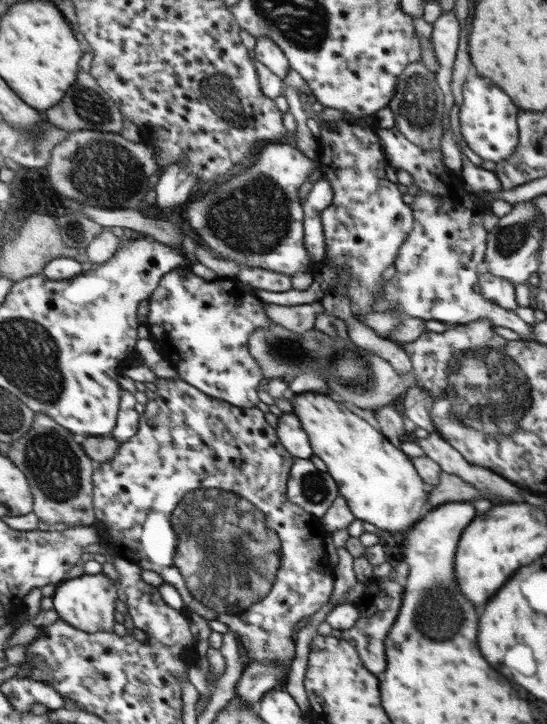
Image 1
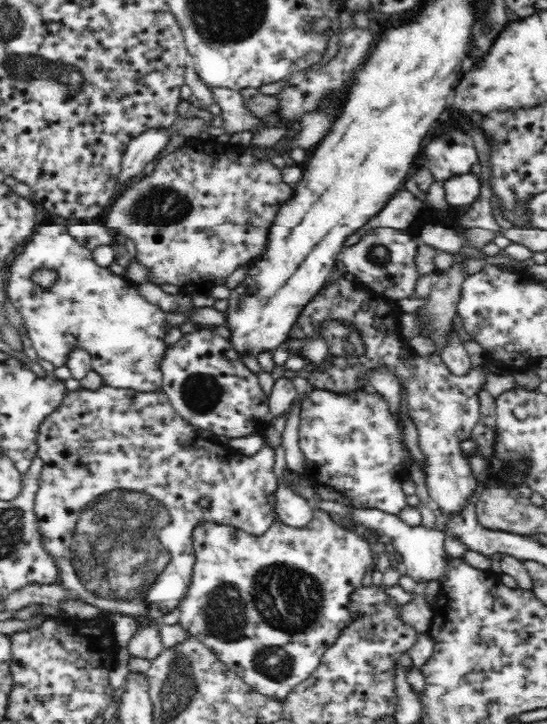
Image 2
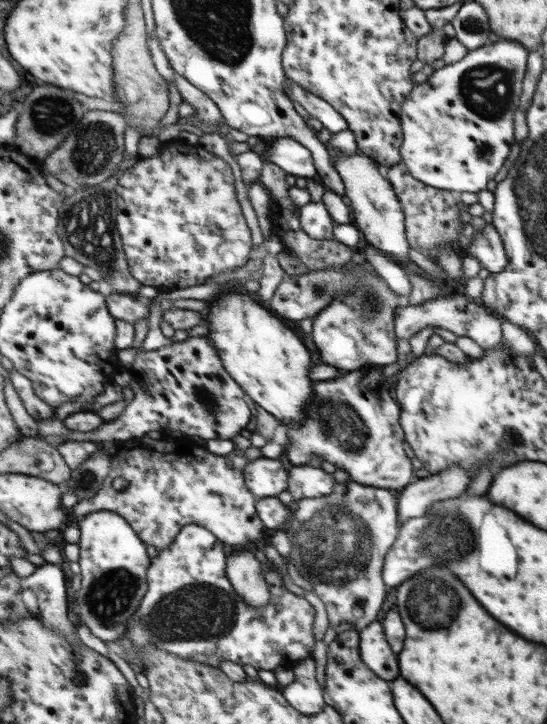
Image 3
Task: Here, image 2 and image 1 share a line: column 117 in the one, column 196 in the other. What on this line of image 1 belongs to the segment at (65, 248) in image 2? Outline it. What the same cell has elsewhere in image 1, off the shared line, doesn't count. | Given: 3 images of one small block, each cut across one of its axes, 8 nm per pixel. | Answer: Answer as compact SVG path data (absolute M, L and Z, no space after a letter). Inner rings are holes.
M180 266L162 276L156 290L152 292L147 302L150 304L150 310L147 315L146 326L150 332L151 339L158 344L163 359L176 368L176 378L185 380L186 382L191 383L192 386L199 387L201 391L205 391L209 395L212 395L212 397L232 403L234 406L248 408L256 407L256 404L258 404L258 392L256 392L256 388L260 386L260 380L264 378L264 373L262 373L260 364L254 360L249 353L248 336L252 334L252 330L258 330L258 328L270 328L275 322L266 315L266 311L264 311L264 302L260 300L260 297L256 296L254 289L248 288L248 285L244 285L244 283L237 280L237 278L217 278L216 280L207 281L193 273L191 266Z

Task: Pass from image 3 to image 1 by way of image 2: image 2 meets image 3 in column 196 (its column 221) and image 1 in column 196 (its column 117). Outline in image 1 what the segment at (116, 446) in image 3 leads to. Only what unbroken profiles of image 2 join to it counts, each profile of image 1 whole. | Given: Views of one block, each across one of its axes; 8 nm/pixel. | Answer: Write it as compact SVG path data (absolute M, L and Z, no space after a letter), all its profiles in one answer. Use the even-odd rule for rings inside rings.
M157 377L154 400L145 404L145 410L139 418L136 434L121 443L114 458L106 463L99 463L95 474L95 506L101 542L108 542L115 557L135 563L136 566L154 571L162 577L166 584L174 586L181 595L182 601L189 611L199 614L208 621L217 620L228 627L228 631L238 636L239 644L250 662L262 664L278 662L282 666L290 666L296 656L294 644L294 628L296 624L312 616L322 604L328 602L334 580L328 568L326 554L326 530L322 524L314 524L314 516L293 503L287 495L291 466L295 462L294 455L280 442L274 428L266 422L264 428L264 412L258 407L239 407L232 403L214 398L199 387L192 386L185 380Z

